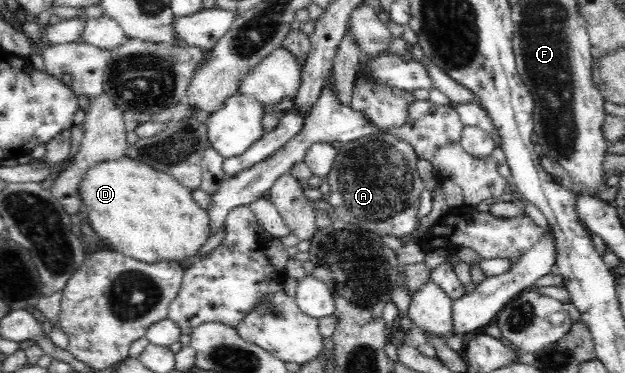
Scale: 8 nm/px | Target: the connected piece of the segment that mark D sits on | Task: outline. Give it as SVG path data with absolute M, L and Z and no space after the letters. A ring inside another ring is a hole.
M127 156L92 165L79 182L82 205L88 210L89 224L97 236L107 239L122 254L148 264L164 260L180 262L190 258L198 254L198 250L210 238L210 215L196 203L192 193L173 176Z

